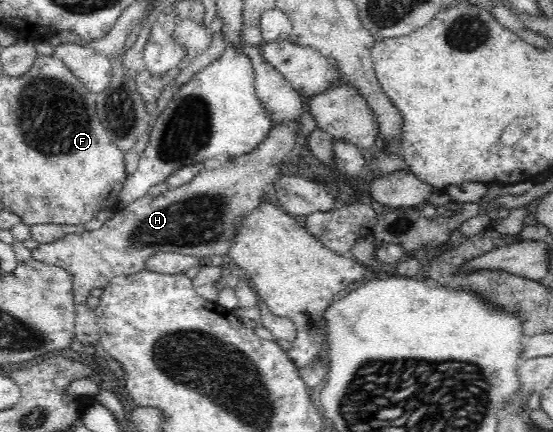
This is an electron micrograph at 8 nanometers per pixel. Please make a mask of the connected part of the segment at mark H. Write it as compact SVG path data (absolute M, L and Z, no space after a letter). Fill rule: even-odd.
M300 119L288 120L272 128L268 138L260 142L252 152L235 156L215 168L202 169L188 183L167 189L162 194L152 197L150 193L136 200L135 203L117 211L98 230L82 233L66 233L54 242L39 243L31 252L31 258L44 264L58 266L66 270L73 277L75 316L75 338L78 342L94 346L99 341L99 326L95 310L88 305L88 296L92 288L103 288L116 276L131 276L133 273L143 272L148 258L160 252L177 252L190 256L197 256L205 261L208 257L228 255L238 232L240 218L248 212L256 210L265 197L264 190L270 182L279 177L280 166L288 153L300 137Z

